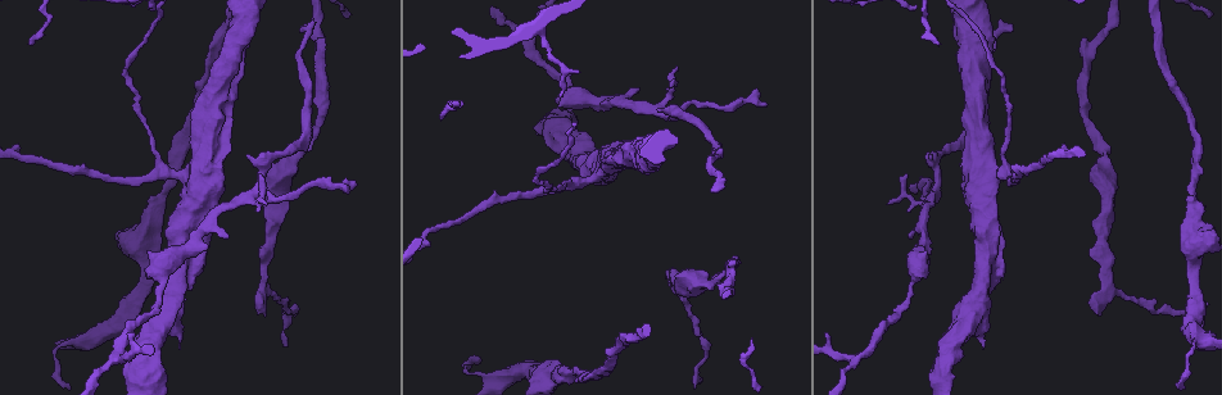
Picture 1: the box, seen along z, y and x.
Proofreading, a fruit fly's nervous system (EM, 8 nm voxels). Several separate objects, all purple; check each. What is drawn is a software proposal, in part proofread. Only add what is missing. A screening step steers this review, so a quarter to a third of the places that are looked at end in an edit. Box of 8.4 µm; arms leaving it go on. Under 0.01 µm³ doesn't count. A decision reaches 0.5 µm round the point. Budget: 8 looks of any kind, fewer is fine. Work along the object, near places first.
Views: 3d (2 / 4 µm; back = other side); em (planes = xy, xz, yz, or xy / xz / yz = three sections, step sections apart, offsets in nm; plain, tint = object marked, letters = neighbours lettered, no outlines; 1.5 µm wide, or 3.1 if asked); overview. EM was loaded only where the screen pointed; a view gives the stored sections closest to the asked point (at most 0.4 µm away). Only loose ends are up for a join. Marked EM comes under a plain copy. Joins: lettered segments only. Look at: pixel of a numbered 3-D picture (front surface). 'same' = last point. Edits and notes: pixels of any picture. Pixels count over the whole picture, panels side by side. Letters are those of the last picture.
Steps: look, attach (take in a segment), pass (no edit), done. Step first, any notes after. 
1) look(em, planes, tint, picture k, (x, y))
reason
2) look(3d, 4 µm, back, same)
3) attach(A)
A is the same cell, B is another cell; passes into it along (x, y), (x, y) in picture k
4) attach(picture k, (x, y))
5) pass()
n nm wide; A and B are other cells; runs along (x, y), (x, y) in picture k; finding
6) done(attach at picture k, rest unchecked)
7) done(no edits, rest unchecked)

look(3d, 2 µm, picture 1, (982, 349))
free end

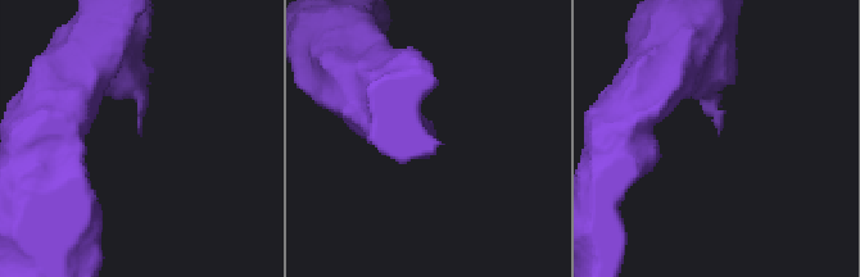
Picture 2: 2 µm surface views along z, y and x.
look(em, xz, step 8, tint, picture 2, (140, 129))

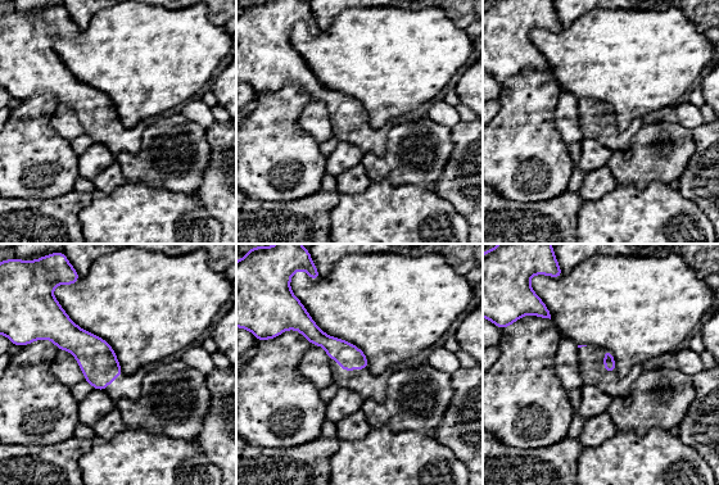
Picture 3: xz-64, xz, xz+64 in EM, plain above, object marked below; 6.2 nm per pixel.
look(em, planes, letters, same)

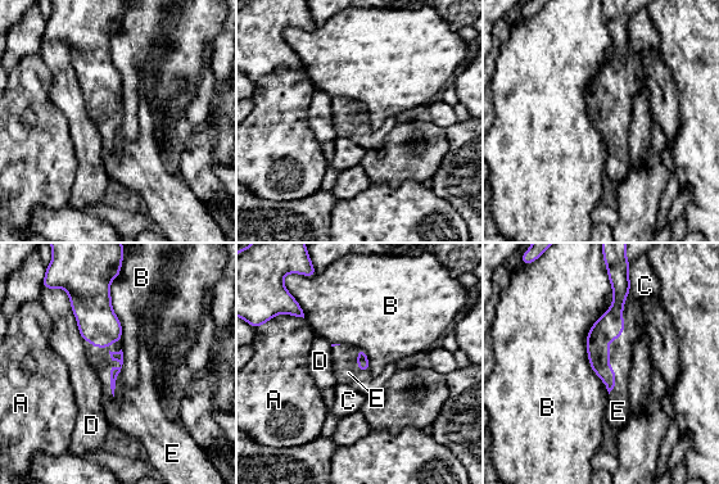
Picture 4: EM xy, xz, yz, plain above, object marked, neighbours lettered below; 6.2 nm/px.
attach(E)
E is the same cell, A, B, C and D are other cells; passes into it along (610, 326), (607, 347), (620, 351) in picture 4; the neuron continues

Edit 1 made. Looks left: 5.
look(em, planes, letters, picture 1, (263, 315))
an open end

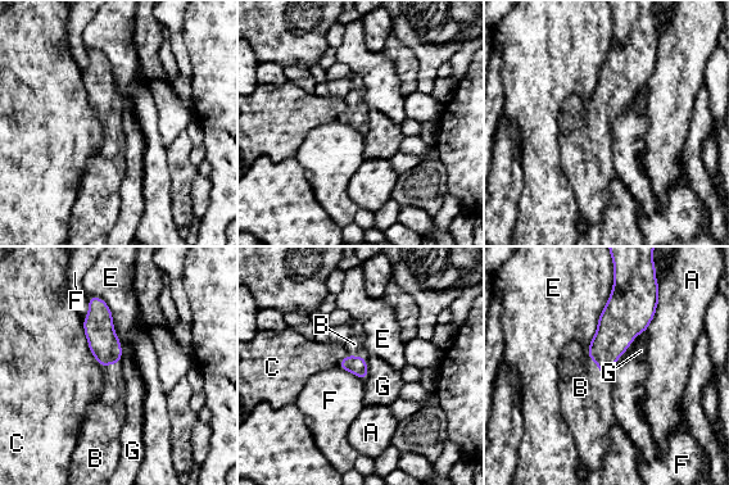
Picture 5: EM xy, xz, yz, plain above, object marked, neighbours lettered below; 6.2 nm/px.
attach(B)
110 nm wide; B is the same cell, A, C, E, F and G are other cells; passes into it along (616, 330), (596, 363), (580, 388) in picture 5; the neuron continues

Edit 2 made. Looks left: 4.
look(overview)
see it whole again

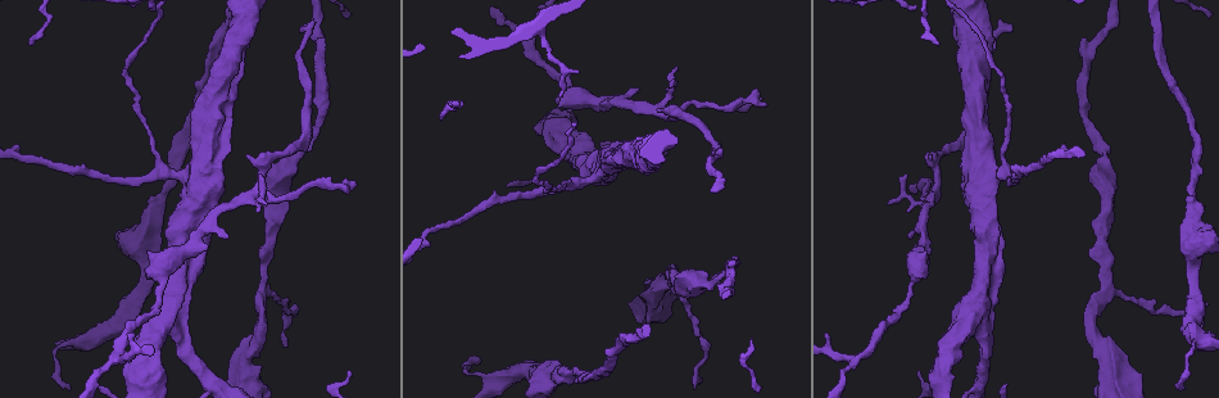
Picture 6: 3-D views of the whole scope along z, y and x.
look(3d, 4 µm, picture 6, (267, 203))
an open end

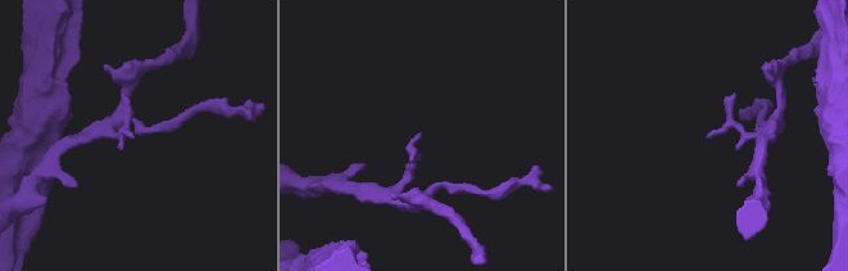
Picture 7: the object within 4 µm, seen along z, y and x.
look(em, xy, step 4, tint, picture 7, (419, 133))

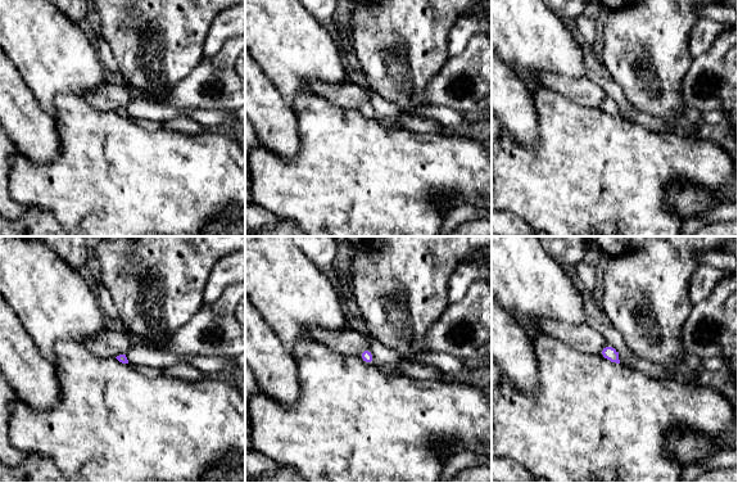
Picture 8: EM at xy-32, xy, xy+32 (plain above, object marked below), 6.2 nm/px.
look(em, planes, letters, same)

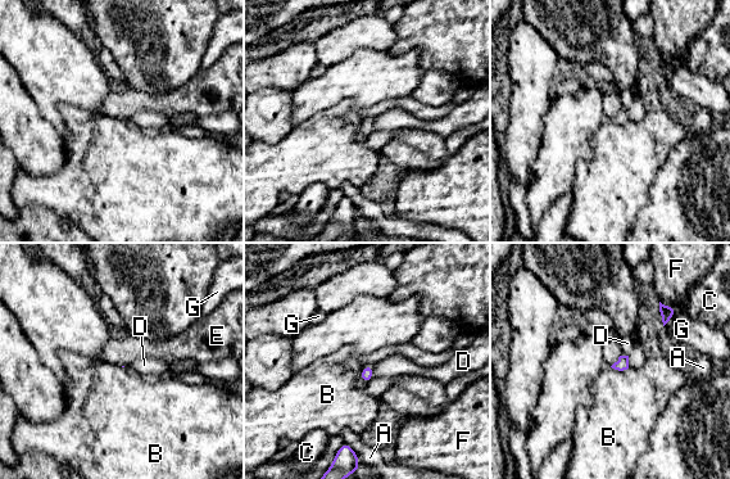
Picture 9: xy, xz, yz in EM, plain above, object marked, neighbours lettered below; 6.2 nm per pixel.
pass()
A, B, C, D, E, F and G are other cells; border along (368, 364), (361, 373), (362, 383) in picture 9; no lettered segment goes on from it

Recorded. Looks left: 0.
done(attach at picture 4, attach at picture 5, rest unchecked)

